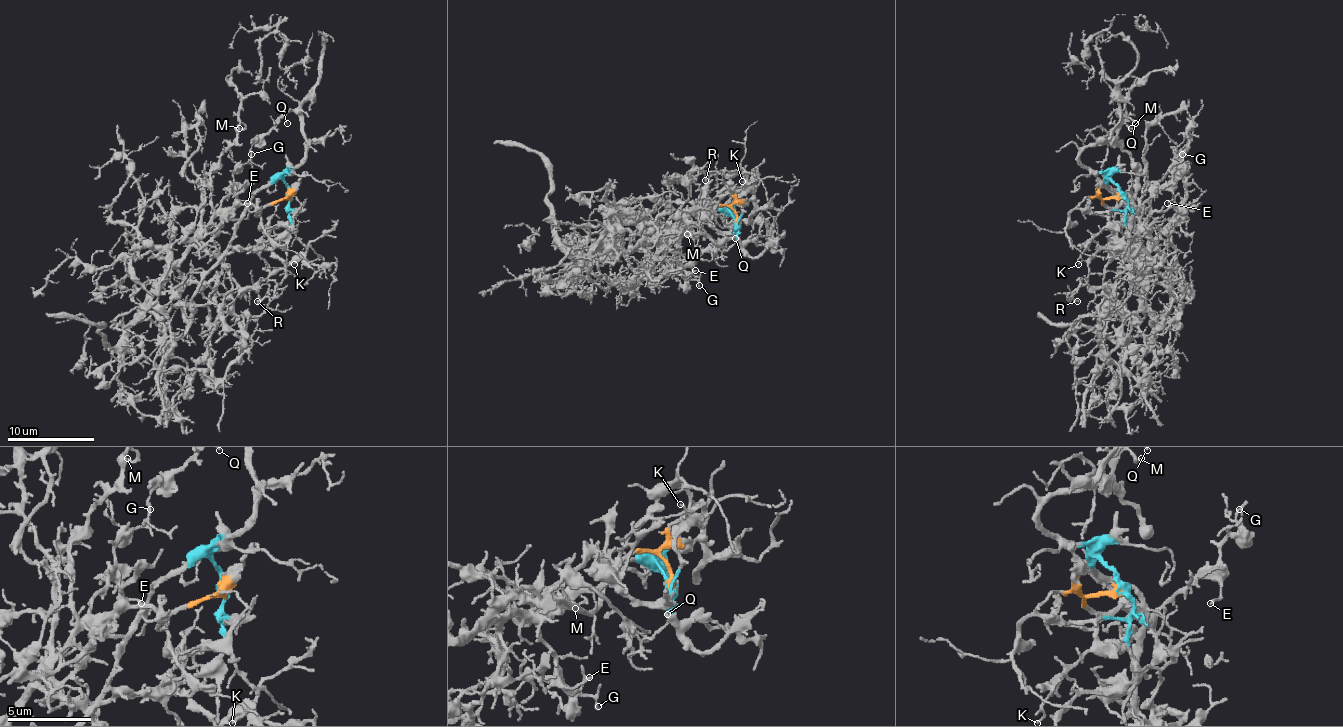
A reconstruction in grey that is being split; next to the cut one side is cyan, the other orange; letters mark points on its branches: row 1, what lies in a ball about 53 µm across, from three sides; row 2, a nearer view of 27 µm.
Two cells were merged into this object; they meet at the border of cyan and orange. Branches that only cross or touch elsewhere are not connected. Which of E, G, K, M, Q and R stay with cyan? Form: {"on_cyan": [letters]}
{"on_cyan": ["Q", "R"]}

